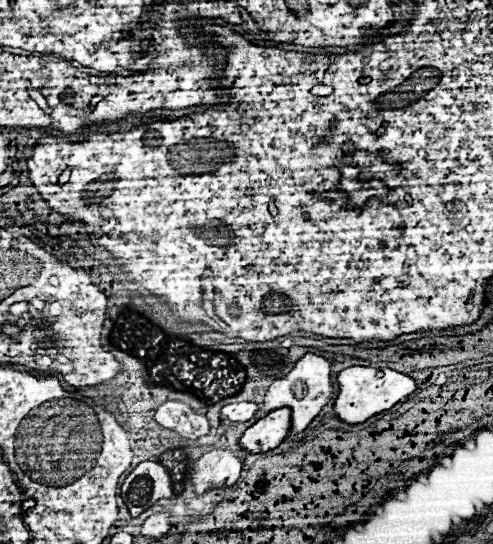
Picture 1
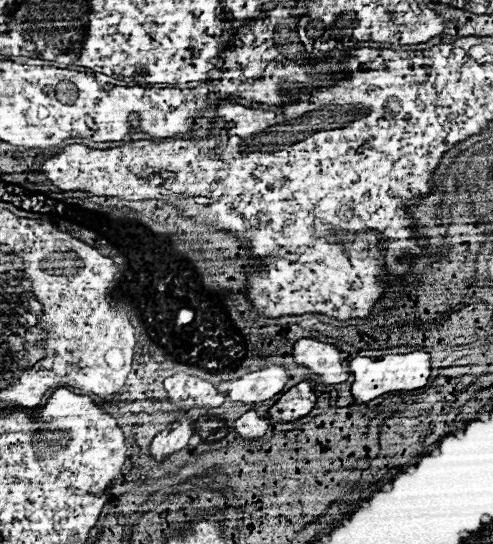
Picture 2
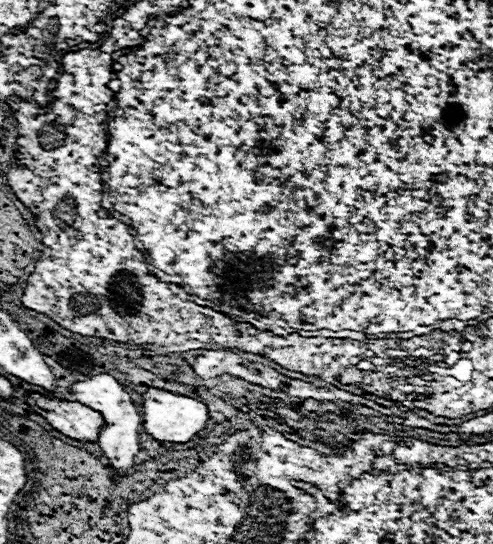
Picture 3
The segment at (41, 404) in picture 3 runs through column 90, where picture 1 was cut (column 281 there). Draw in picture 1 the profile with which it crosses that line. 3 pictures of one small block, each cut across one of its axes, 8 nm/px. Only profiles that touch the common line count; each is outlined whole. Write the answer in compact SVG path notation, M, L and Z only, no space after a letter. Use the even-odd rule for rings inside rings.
M280 408L264 418L260 418L256 424L252 424L240 438L240 446L248 454L264 454L272 448L276 448L290 430L290 410Z

